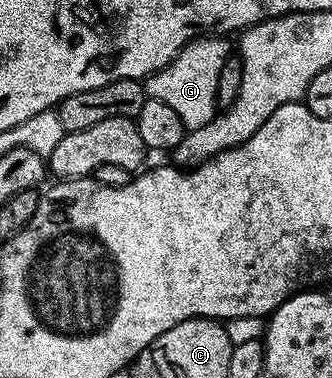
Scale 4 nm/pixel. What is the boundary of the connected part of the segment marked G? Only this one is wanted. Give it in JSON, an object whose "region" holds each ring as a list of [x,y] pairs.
{"region":[[[200,35],[170,61],[165,68],[150,73],[142,82],[148,98],[166,103],[181,119],[184,130],[205,127],[217,116],[217,89],[226,60],[233,55],[233,45],[223,35]]]}

